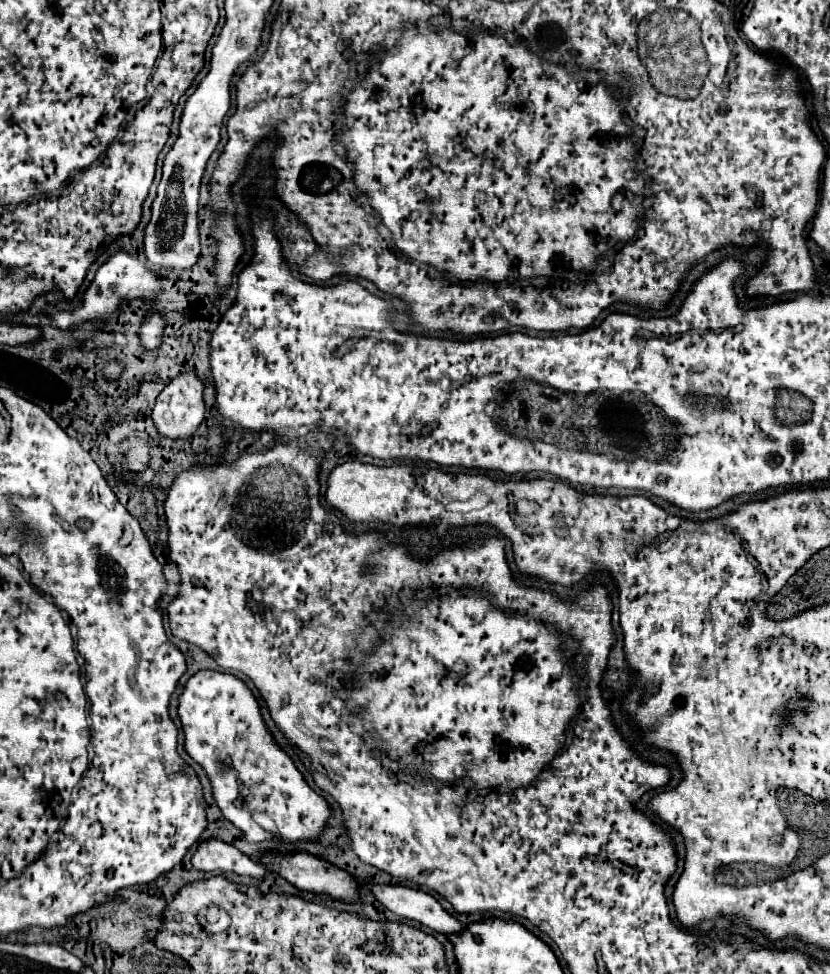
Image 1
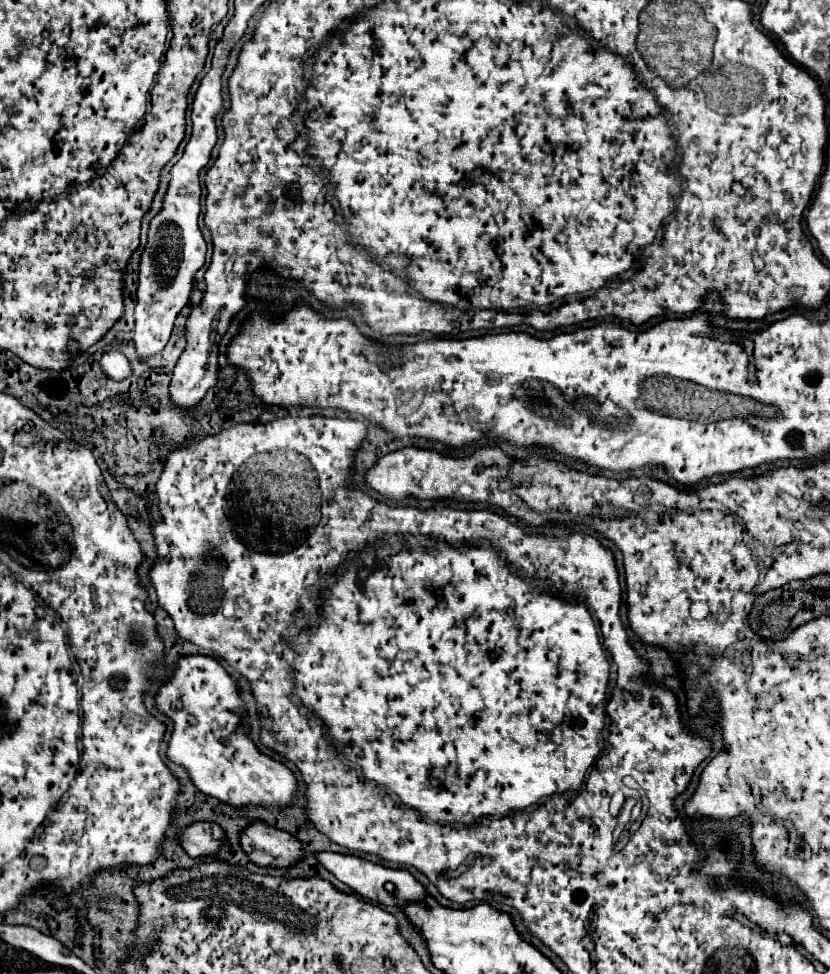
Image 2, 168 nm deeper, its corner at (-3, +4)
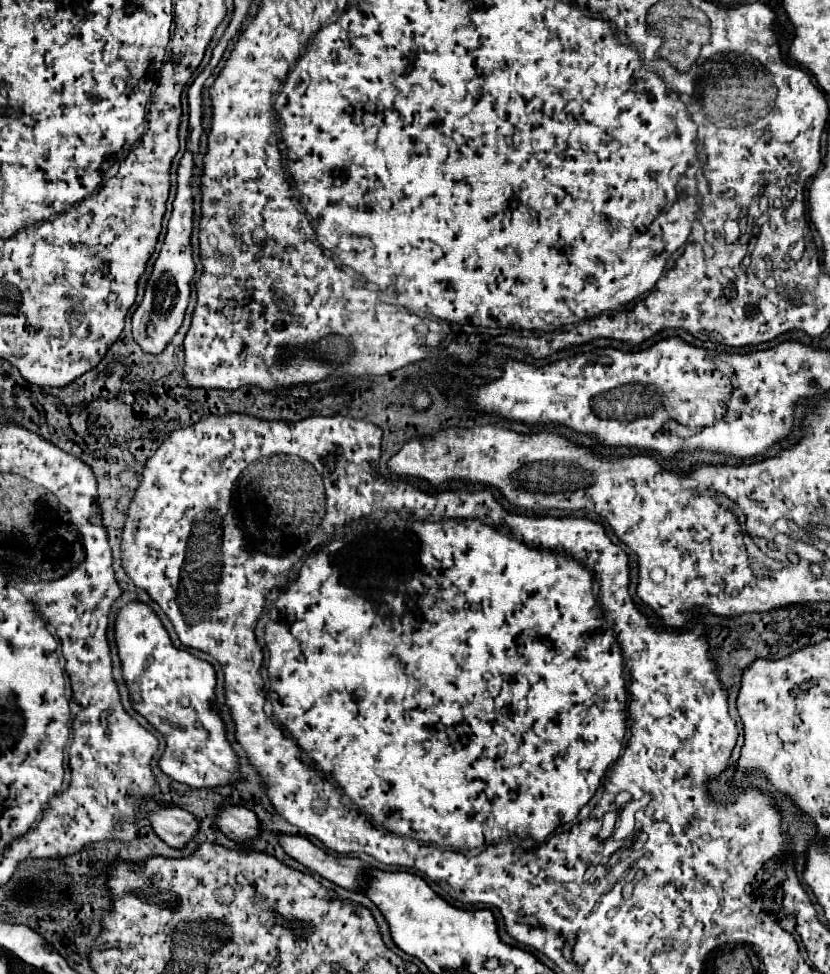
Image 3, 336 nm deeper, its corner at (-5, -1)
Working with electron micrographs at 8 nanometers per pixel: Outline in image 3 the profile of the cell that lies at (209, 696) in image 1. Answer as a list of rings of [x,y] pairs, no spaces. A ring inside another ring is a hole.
[[[129,603],[119,609],[115,617],[115,645],[121,659],[123,681],[129,689],[133,709],[143,715],[163,737],[165,751],[159,759],[159,767],[165,775],[175,779],[177,783],[185,783],[195,789],[217,787],[225,783],[233,783],[241,779],[237,771],[237,757],[225,739],[225,725],[215,709],[215,669],[211,663],[193,657],[189,651],[175,649],[171,639],[159,621],[159,617],[145,603]]]

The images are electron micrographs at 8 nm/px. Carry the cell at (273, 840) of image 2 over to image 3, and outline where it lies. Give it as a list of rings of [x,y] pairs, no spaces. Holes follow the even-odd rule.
[[[223,805],[217,809],[215,825],[225,833],[229,839],[245,843],[259,835],[259,821],[257,815],[239,805]]]

